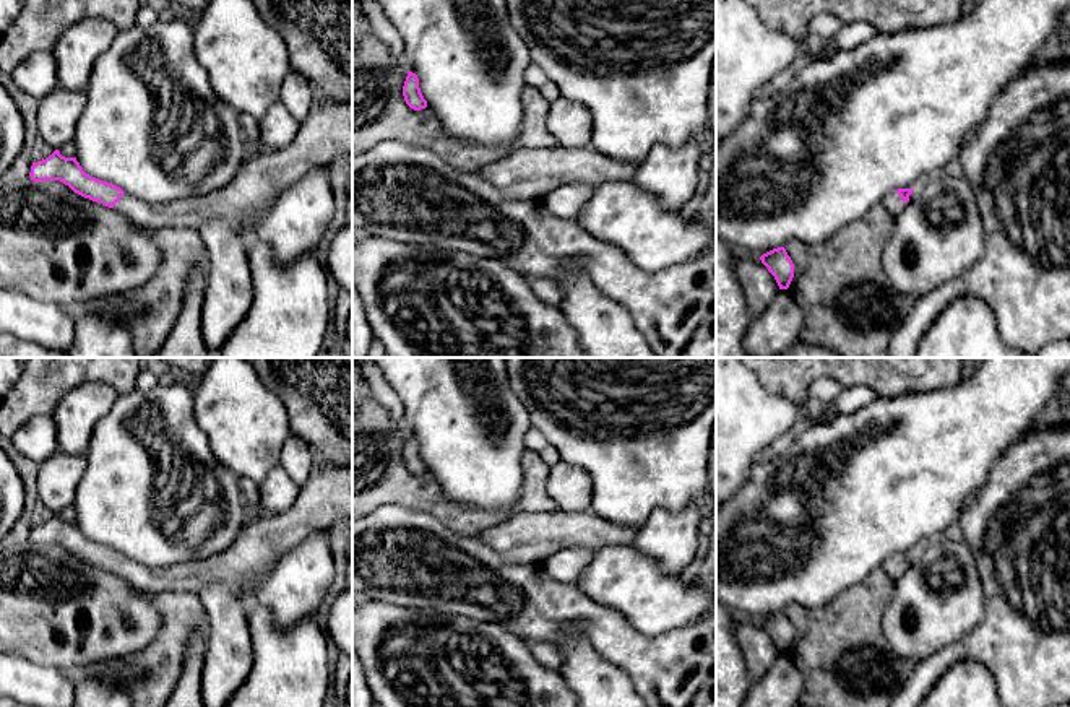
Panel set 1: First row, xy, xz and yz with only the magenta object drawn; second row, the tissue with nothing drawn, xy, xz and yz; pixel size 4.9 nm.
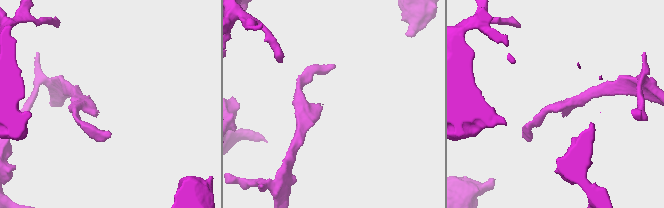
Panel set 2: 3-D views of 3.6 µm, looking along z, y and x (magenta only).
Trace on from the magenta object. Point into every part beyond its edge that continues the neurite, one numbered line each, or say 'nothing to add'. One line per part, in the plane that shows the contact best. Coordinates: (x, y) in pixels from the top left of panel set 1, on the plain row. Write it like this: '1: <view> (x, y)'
1: yz (893, 566)

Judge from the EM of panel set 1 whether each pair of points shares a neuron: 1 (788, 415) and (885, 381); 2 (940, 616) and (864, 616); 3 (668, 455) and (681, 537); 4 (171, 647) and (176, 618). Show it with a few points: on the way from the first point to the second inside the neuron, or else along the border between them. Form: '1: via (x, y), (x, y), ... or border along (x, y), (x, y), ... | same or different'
1: border along (763, 389), (789, 399), (798, 407) | different
2: border along (893, 581), (882, 631), (897, 652) | different
3: border along (697, 498), (679, 509), (656, 507), (640, 525) | different
4: via (172, 641), (176, 624) | same

